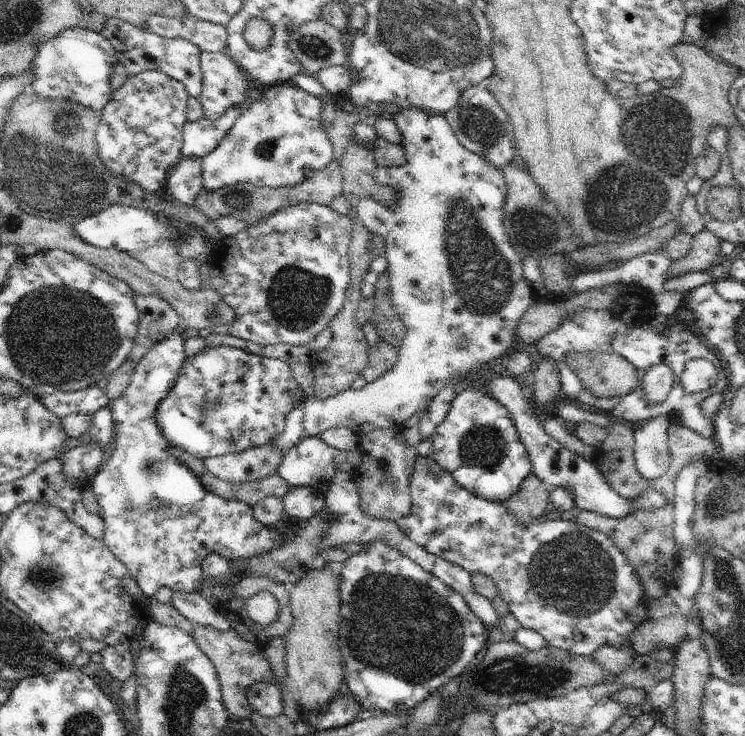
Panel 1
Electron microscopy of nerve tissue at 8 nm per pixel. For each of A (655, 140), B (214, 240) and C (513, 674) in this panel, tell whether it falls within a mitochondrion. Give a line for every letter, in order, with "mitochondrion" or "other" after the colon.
A: mitochondrion
B: other
C: mitochondrion

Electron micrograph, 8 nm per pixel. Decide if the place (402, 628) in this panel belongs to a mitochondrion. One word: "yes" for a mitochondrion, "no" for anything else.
yes

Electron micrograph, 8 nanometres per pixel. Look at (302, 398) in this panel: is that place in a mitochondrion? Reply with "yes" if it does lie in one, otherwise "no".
no

